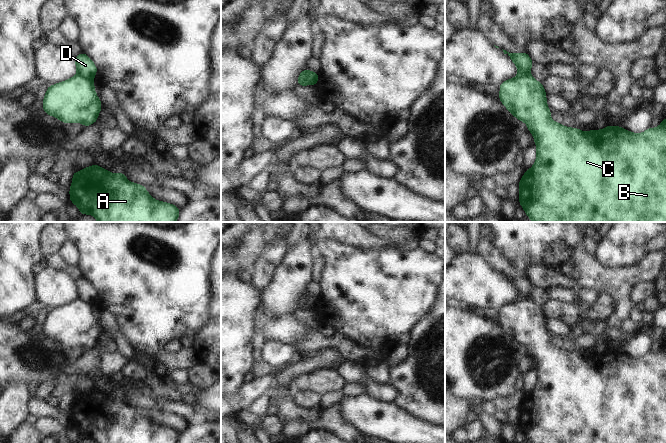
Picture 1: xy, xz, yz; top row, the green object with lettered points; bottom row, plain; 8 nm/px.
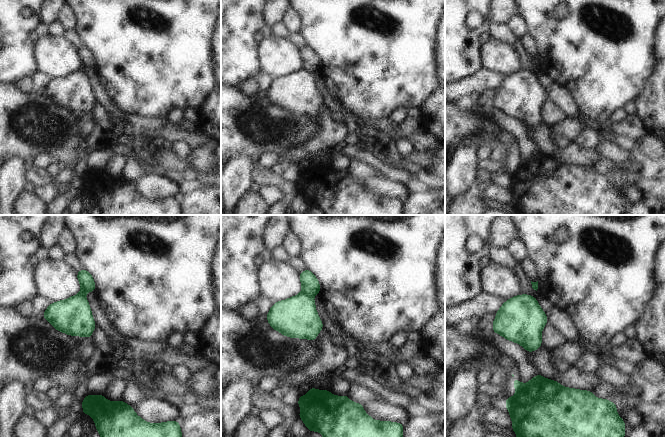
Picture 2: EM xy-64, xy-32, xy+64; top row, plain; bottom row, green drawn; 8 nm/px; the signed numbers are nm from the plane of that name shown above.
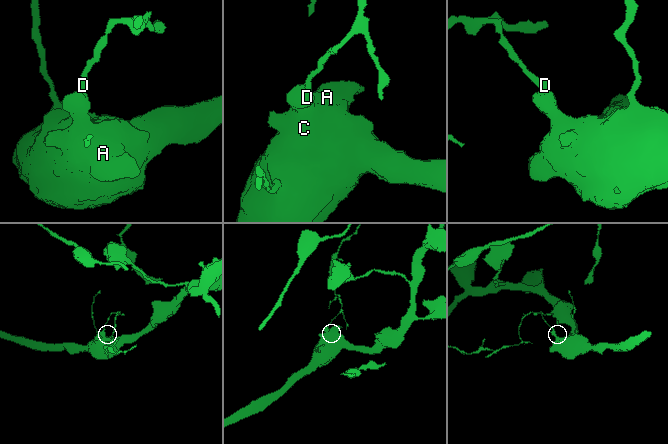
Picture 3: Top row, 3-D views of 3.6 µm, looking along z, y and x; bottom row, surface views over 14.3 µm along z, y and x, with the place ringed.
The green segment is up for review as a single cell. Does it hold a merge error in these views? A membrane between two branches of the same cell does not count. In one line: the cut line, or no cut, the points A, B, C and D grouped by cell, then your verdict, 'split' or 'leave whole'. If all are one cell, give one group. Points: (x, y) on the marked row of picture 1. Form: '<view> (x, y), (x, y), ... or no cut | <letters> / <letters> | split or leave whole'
xy (77, 74), (92, 80) | A B C / D | split

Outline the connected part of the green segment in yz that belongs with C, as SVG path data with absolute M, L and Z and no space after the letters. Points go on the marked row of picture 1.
M531 75L517 76L501 83L499 100L517 119L527 124L537 145L535 164L525 172L518 184L520 188L519 202L524 208L526 216L531 218L533 222L666 222L666 118L656 129L651 127L641 134L631 133L620 126L606 126L603 130L591 130L590 132L568 128L552 121L551 112L546 103L544 87Z

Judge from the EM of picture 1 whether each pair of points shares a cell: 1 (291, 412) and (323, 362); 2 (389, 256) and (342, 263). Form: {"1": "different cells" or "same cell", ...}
{"1": "same cell", "2": "same cell"}

